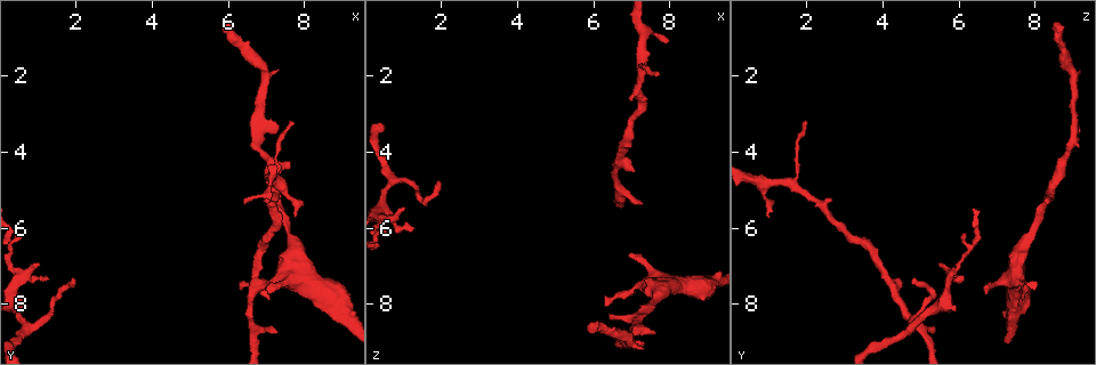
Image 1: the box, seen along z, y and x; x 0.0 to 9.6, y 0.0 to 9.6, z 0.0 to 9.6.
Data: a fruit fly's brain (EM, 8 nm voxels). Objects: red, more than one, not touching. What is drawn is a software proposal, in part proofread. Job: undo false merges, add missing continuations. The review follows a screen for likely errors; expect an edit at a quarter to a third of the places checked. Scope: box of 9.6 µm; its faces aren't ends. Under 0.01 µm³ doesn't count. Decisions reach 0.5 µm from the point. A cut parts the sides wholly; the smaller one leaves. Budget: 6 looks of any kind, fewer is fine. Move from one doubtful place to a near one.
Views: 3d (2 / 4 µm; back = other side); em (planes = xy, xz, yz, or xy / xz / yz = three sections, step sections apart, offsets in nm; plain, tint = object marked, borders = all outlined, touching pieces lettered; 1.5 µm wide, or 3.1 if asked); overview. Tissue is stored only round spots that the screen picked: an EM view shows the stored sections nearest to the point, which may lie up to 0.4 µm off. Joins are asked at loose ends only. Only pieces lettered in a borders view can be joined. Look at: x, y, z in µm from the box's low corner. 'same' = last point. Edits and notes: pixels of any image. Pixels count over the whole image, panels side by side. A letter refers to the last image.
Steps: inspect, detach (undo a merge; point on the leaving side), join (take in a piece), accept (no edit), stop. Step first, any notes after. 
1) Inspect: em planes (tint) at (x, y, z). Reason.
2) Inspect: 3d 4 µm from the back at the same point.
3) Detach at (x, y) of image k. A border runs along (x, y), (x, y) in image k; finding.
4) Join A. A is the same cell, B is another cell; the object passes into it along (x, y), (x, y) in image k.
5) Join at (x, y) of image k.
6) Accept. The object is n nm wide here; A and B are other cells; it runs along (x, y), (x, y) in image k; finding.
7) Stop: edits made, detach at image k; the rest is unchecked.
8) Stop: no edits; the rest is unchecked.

Inspect: 3d 2 µm at (7.35, 3.30, 8.95). Free end.

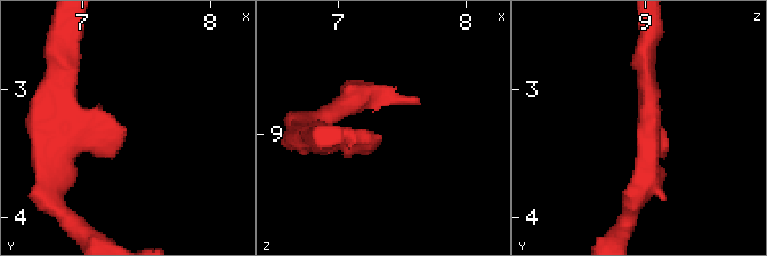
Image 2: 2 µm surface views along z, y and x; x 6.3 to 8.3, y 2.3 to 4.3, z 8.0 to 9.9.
Inspect: em xz step 4 (tint) at (7.30, 3.28, 9.00).

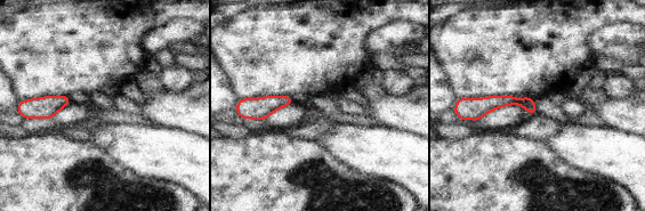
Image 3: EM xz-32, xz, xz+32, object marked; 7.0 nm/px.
Inspect: em planes (borders) at the same point.

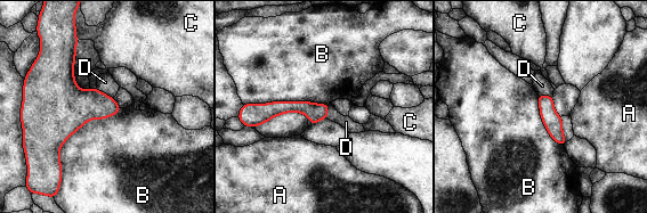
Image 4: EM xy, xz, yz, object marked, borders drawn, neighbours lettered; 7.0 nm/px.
Accept. A, B, C and D are other cells; it runs along (325, 106), (280, 107), (275, 112) in image 4; no lettered piece goes on from it.

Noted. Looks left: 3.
Inspect: em yz step 8 (tint) at (5.90, 0.70, 8.45). Long arm stops here.

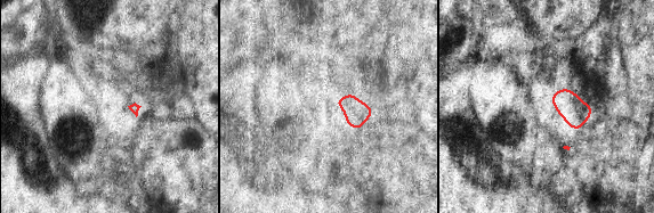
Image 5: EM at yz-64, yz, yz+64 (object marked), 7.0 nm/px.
Inspect: em yz step 8 (borders) at the same point. See the neighbours.

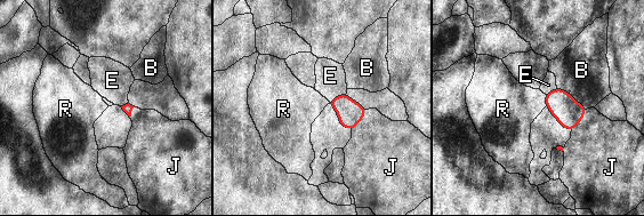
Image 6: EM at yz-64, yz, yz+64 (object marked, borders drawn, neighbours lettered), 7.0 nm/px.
Accept. The longest contact is with B, 260 nm; B, E, J and R are other cells; a border runs along (545, 95), (546, 105) in image 6; none of them fits.

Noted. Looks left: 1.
Stop: no edits; the rest is unchecked.

